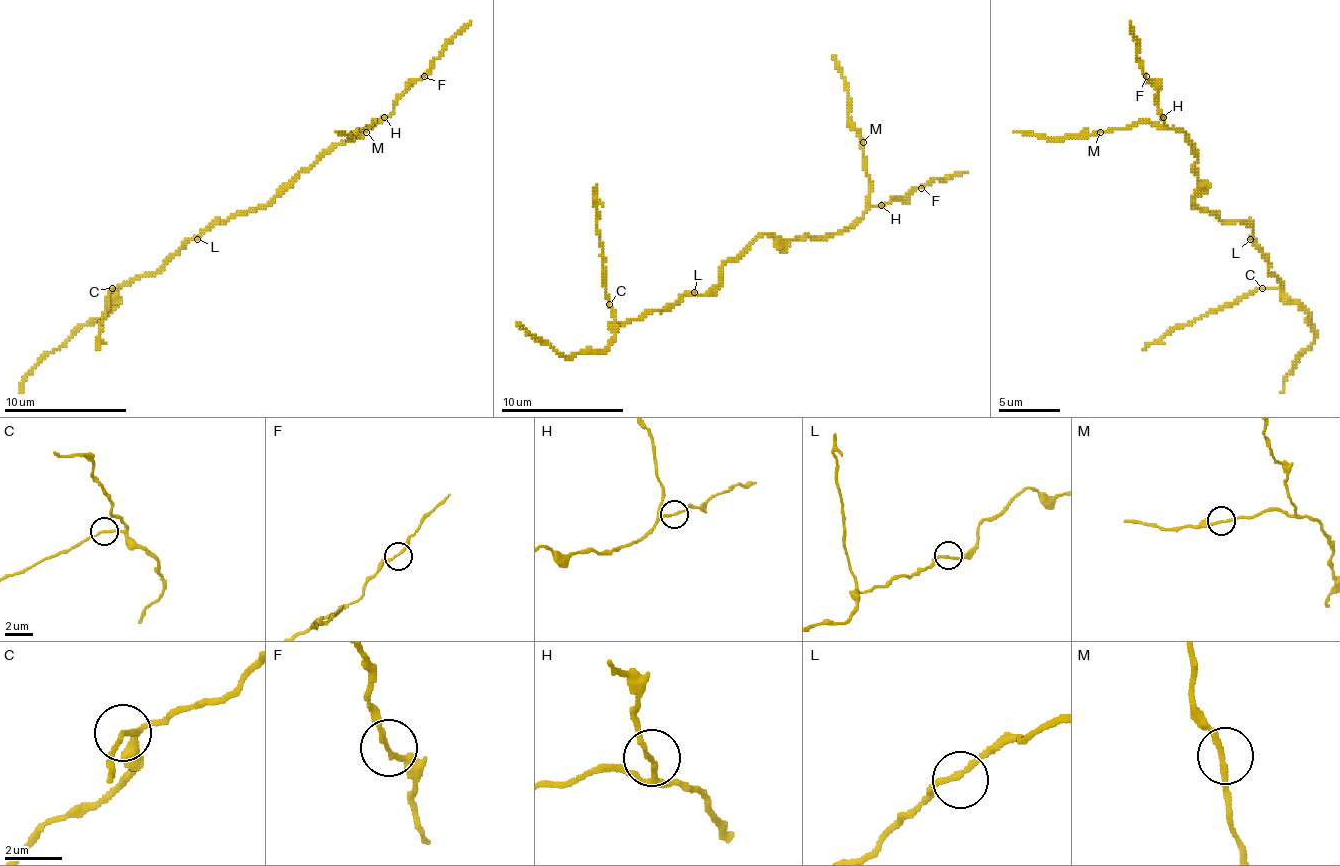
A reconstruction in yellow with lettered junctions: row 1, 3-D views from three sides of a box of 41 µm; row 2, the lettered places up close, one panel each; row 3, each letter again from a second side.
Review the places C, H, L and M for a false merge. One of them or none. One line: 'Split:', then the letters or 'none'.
Split: none

